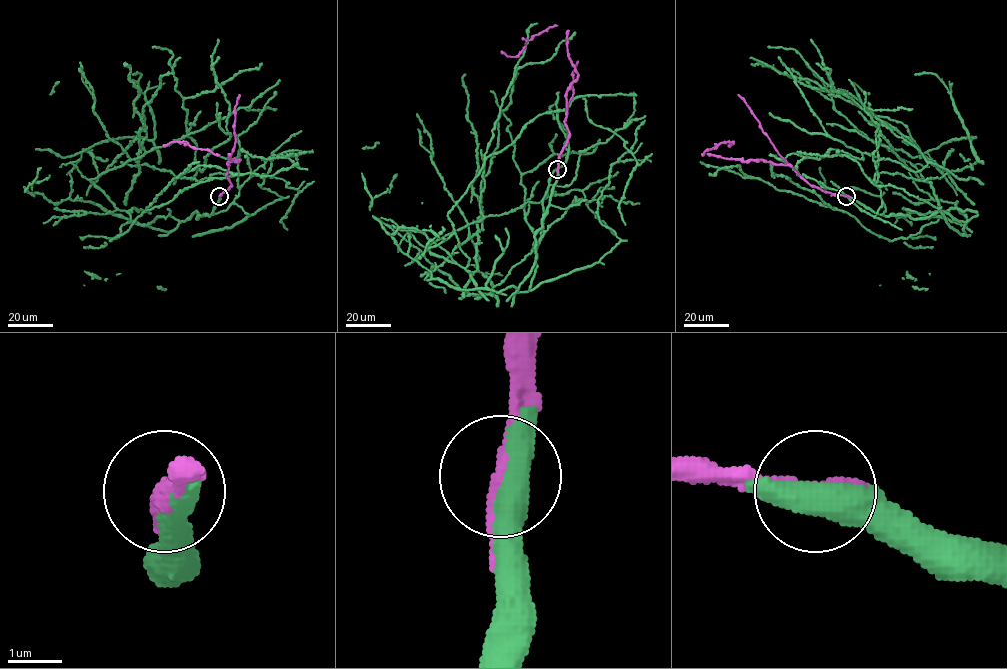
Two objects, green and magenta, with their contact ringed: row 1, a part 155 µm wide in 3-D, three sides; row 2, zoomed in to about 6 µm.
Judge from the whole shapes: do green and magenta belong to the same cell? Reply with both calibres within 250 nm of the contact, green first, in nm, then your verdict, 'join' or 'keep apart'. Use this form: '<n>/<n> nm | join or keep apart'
480/240 nm | join

